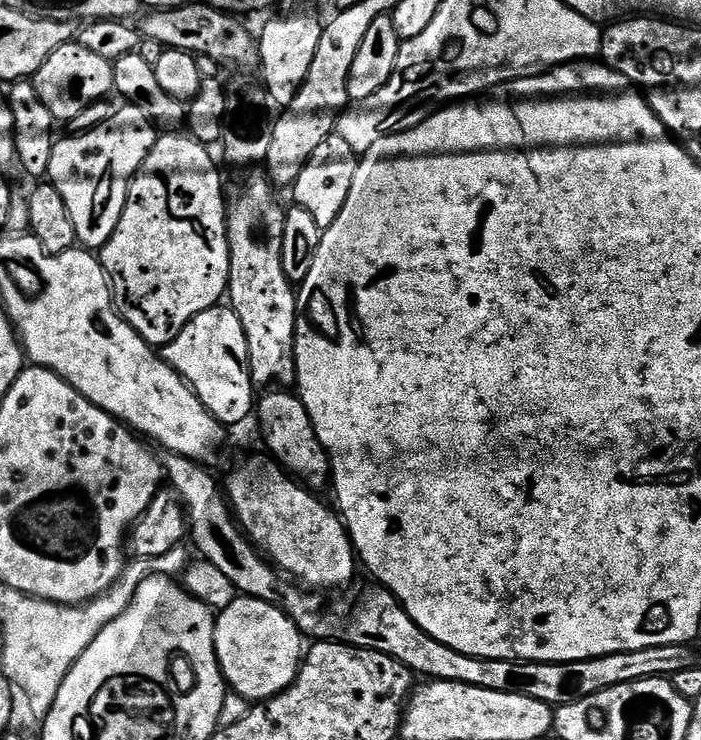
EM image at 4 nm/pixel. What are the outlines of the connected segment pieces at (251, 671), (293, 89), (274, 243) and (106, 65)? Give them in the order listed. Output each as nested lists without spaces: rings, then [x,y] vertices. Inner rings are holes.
[[[237,595],[230,606],[219,609],[214,630],[216,657],[225,685],[249,702],[279,696],[295,682],[306,655],[305,633],[279,604],[253,596]]]
[[[292,12],[289,16],[276,16],[261,32],[258,32],[260,46],[259,75],[266,89],[269,101],[281,100],[284,106],[290,106],[302,86],[306,82],[306,74],[310,74],[310,66],[314,62],[314,54],[318,50],[318,42],[322,39],[324,24],[312,12]]]
[[[267,175],[256,176],[244,188],[244,196],[231,197],[226,208],[228,218],[228,249],[230,250],[230,274],[228,275],[227,299],[242,322],[242,330],[248,343],[248,365],[252,382],[257,389],[269,386],[292,386],[296,382],[296,298],[290,273],[282,262],[284,241],[285,205],[280,205],[277,189]]]
[[[79,42],[63,44],[42,62],[42,66],[36,71],[34,83],[38,90],[38,98],[42,98],[42,106],[50,110],[50,114],[58,122],[70,122],[82,114],[92,104],[105,99],[113,91],[112,73],[113,61],[101,58],[86,50]]]

